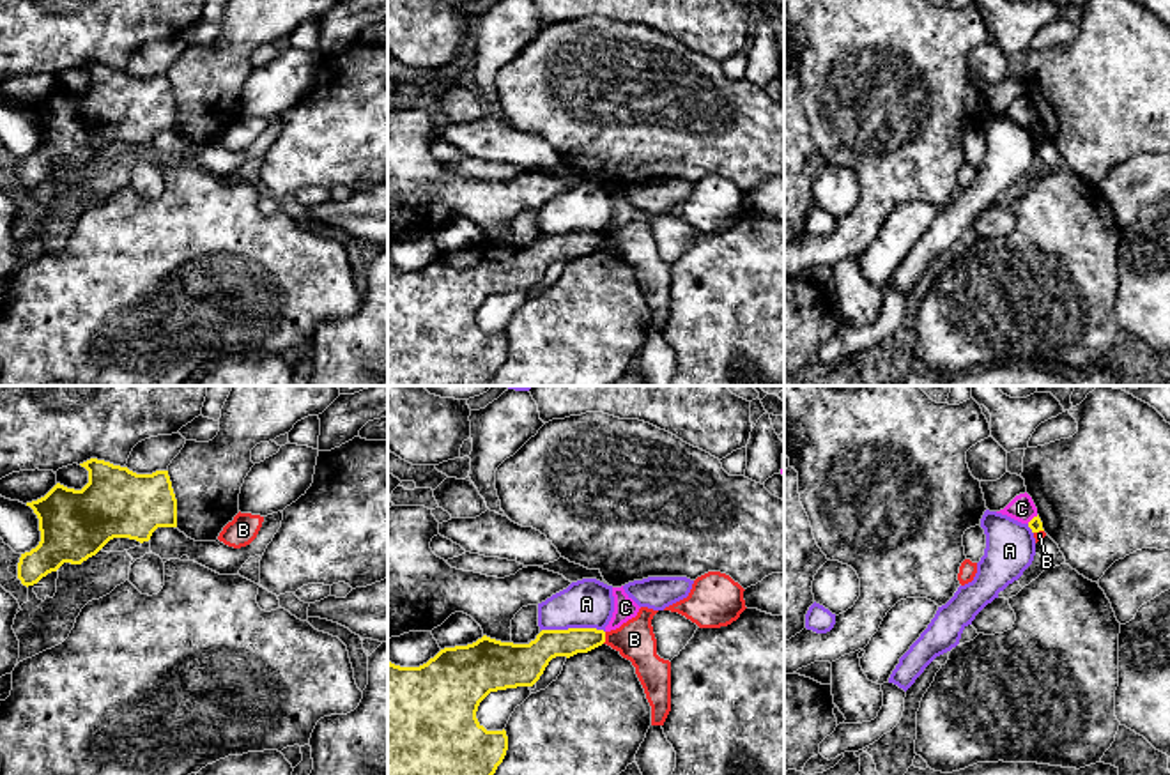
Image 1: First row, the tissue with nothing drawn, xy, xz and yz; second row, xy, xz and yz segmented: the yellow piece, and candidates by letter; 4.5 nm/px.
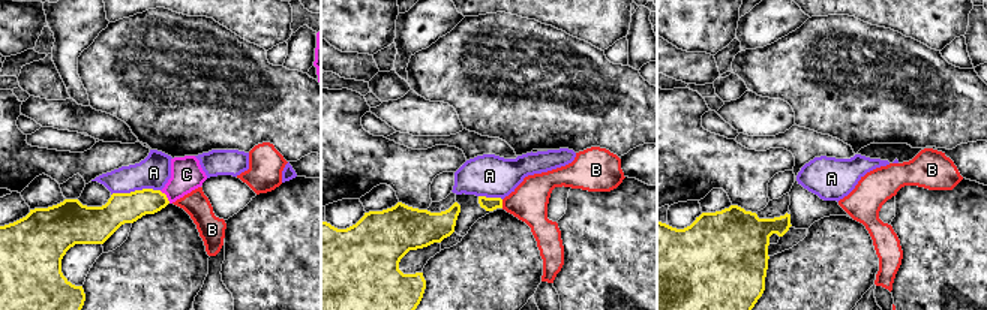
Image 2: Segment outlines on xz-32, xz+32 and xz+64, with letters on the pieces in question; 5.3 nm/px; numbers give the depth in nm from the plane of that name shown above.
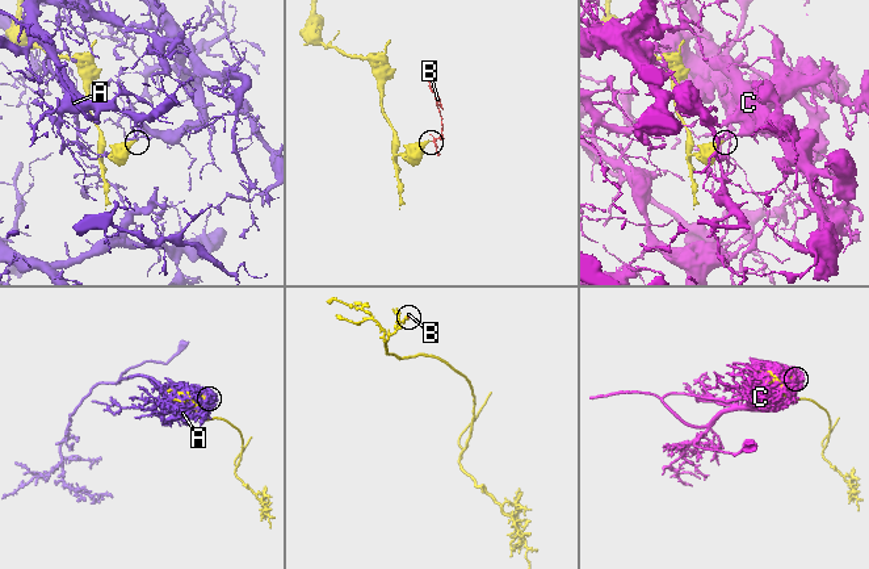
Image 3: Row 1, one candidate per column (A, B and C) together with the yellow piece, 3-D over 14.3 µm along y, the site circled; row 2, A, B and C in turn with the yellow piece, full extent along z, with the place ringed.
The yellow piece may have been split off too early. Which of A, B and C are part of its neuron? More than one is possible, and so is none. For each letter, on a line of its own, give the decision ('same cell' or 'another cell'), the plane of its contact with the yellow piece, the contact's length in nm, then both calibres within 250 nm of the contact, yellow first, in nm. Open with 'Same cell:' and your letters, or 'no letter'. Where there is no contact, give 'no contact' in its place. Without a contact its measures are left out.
Same cell: no letter
A: another cell; contact in xz; length 280 nm; calibres 160 and 220 nm
B: another cell; contact in xz; length 60 nm; calibres 130 and 180 nm
C: another cell; contact in yz; length 70 nm; calibres 60 and 120 nm

